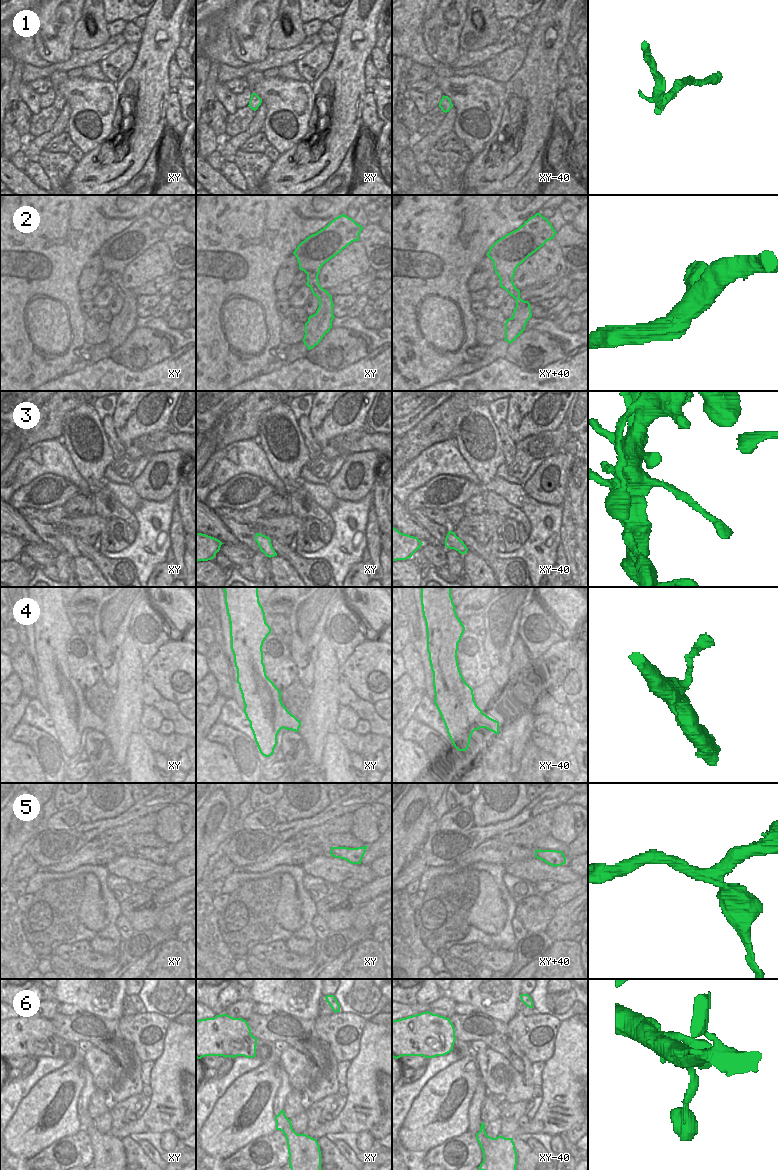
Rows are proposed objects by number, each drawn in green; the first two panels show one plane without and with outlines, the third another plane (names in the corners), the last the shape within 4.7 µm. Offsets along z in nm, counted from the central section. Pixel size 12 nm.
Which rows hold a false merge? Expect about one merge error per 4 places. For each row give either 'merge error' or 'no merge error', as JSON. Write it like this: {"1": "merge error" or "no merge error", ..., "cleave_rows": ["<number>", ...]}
{"1": "no merge error", "2": "no merge error", "3": "no merge error", "4": "no merge error", "5": "no merge error", "6": "no merge error", "cleave_rows": []}

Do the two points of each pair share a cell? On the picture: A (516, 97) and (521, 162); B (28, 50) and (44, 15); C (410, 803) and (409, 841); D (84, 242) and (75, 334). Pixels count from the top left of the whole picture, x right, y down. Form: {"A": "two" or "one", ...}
{"A": "one", "B": "two", "C": "one", "D": "one"}

